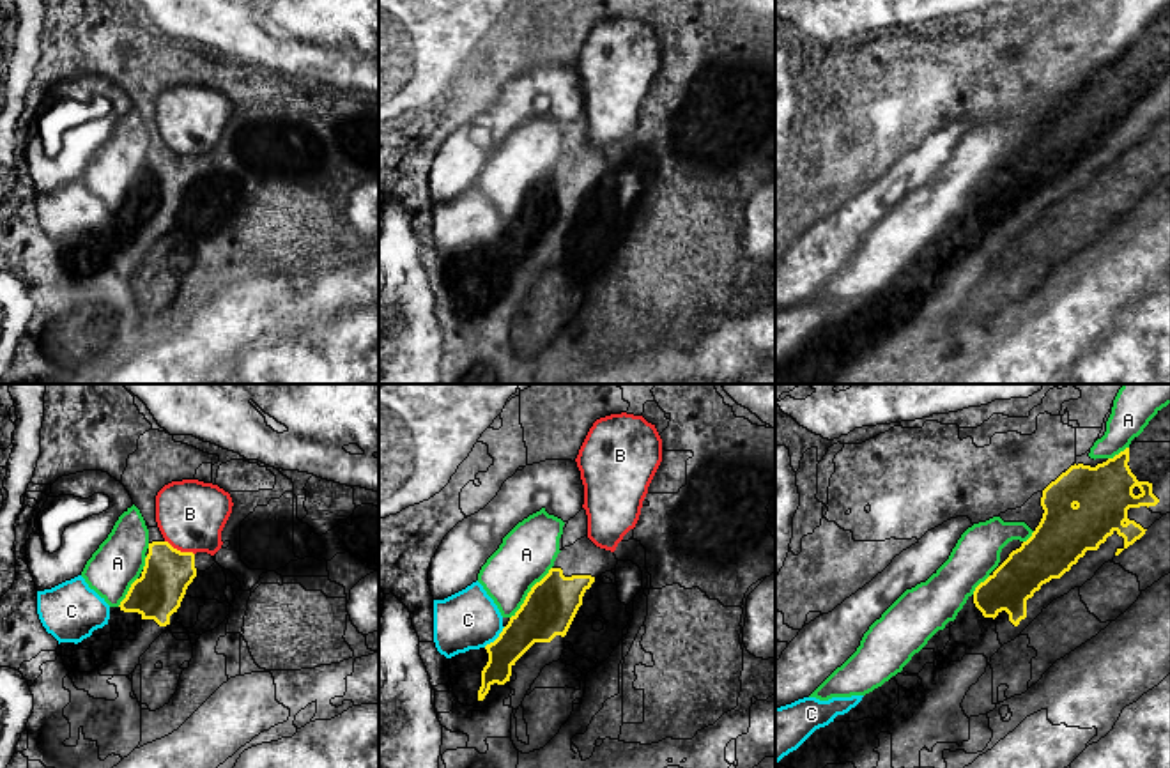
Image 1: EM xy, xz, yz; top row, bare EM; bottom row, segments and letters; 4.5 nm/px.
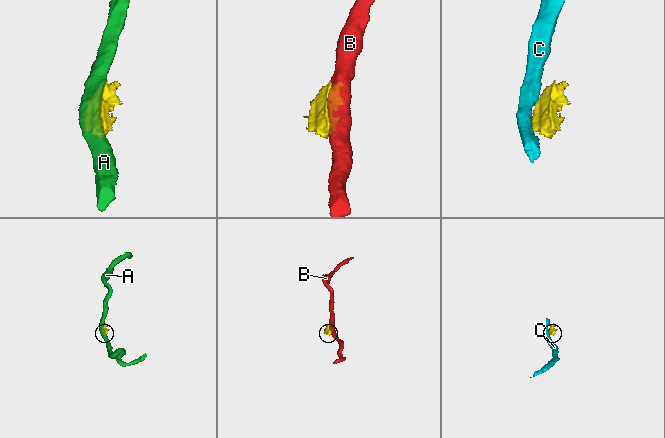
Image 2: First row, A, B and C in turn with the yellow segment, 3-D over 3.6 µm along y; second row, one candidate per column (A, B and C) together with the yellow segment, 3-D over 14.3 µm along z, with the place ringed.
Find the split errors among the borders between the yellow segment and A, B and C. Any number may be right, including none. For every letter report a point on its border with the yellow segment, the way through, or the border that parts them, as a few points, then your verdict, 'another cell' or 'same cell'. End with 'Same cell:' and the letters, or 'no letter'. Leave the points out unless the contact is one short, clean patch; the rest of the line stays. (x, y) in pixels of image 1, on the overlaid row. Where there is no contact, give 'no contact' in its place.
A: meets yellow in xz at (528, 593); another cell
B: meets yellow in xy at (179, 551); another cell
C: meets yellow in xz at (496, 639); border along xz (505, 627), (484, 646); another cell
Same cell: no letter

